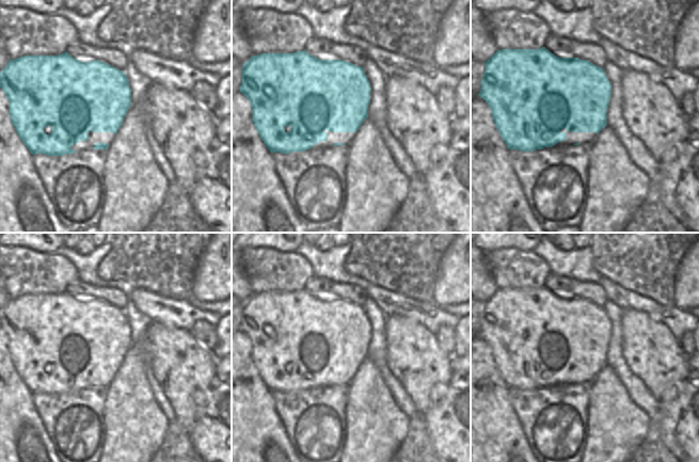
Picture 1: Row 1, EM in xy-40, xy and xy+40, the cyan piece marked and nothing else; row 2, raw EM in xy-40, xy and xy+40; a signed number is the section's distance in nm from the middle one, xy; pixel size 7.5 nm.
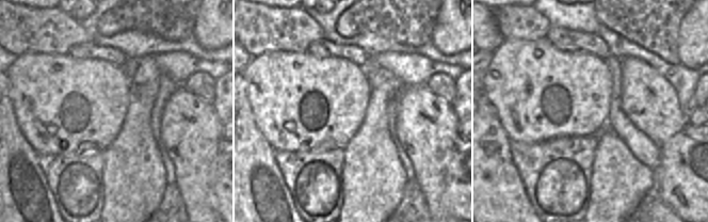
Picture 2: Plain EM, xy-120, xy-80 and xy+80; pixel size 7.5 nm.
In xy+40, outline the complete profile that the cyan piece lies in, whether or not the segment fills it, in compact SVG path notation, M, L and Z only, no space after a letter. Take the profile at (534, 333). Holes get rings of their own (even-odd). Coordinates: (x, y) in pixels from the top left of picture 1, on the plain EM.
M545 286L540 288L502 288L494 292L486 301L486 310L481 319L481 330L479 335L490 345L493 357L489 363L480 363L479 370L476 371L471 381L471 433L477 428L482 431L488 426L488 415L497 414L502 405L508 405L510 401L509 389L519 388L521 391L534 391L544 386L556 384L579 384L591 382L597 373L607 365L607 347L611 336L611 323L600 305L595 305L587 299L578 297L559 297L549 290Z

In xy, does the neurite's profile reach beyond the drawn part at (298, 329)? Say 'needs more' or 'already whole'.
needs more

